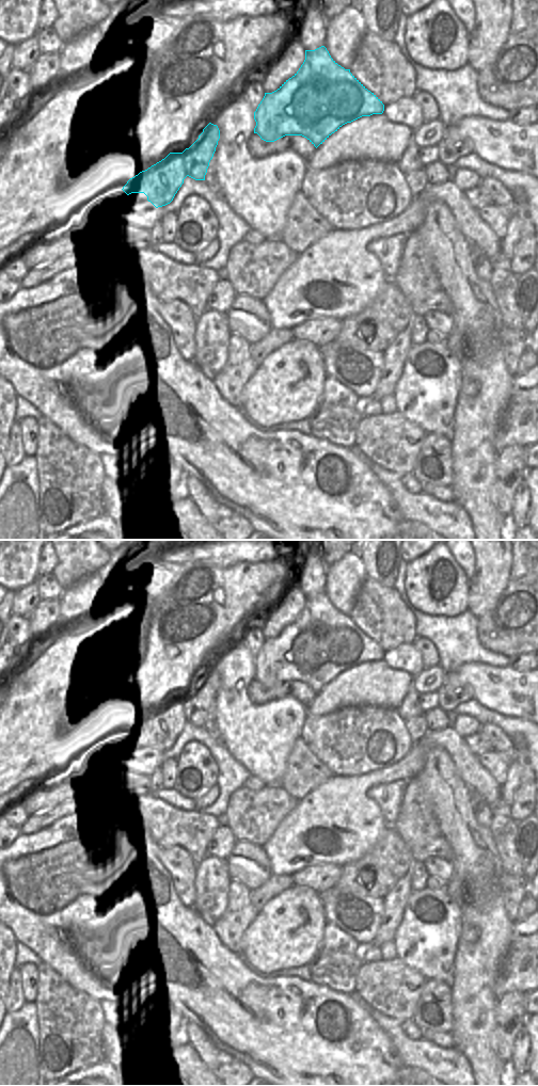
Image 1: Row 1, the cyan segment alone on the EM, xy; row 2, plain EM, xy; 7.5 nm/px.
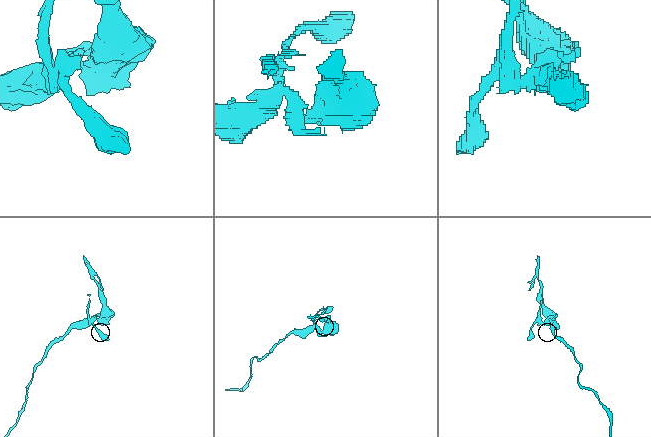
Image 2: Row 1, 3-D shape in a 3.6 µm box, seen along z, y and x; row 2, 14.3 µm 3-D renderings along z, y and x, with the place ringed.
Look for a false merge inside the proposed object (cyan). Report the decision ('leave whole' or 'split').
split

